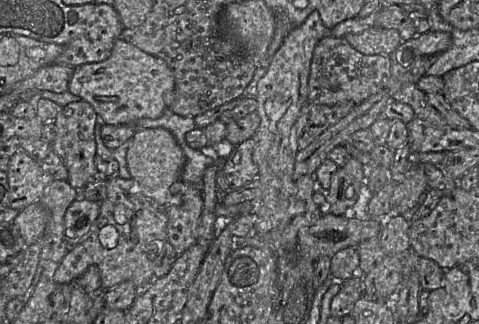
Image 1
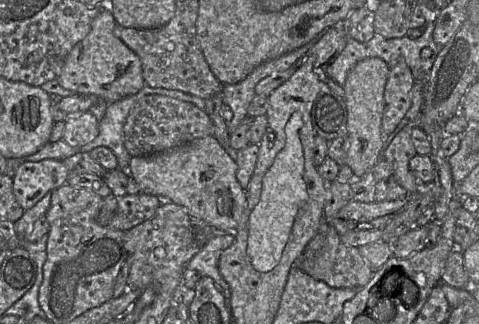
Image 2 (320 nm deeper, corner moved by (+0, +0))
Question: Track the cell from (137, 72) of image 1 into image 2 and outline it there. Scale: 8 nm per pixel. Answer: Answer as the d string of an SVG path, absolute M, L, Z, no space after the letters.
M109 5L101 8L92 22L88 35L71 49L65 59L57 78L63 88L77 94L95 95L109 104L135 94L145 86L141 61L115 35L115 25Z

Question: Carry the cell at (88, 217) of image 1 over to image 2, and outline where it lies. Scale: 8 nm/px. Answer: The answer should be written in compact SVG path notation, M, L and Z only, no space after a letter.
M146 193L103 198L97 222L103 227L128 231L152 218L163 199Z

